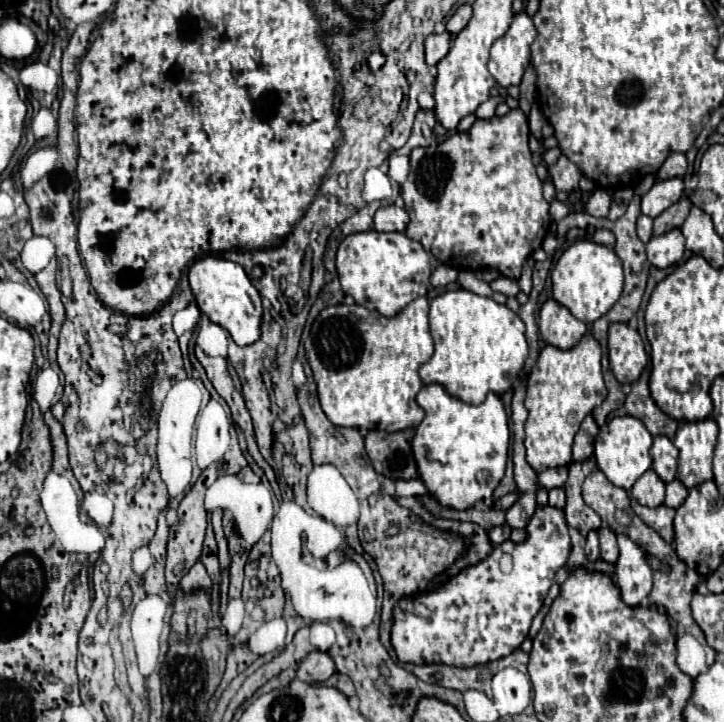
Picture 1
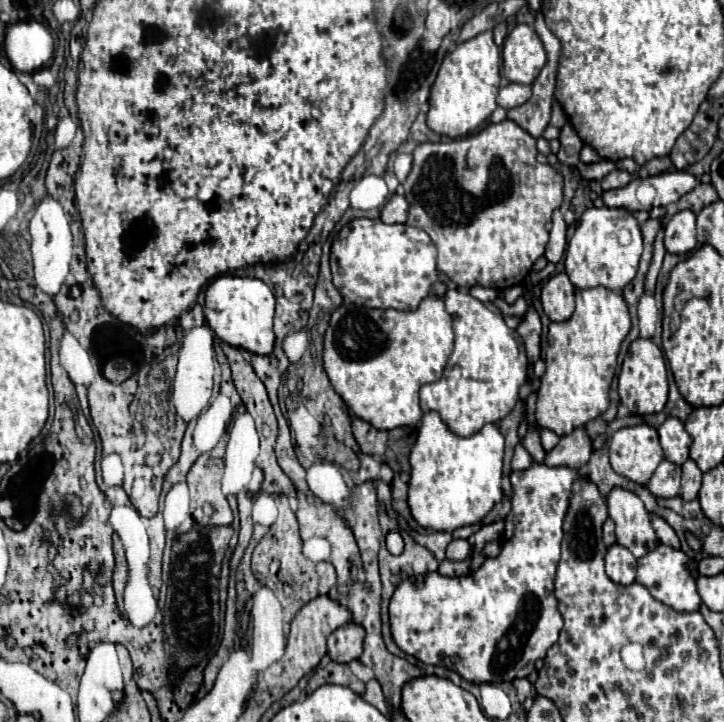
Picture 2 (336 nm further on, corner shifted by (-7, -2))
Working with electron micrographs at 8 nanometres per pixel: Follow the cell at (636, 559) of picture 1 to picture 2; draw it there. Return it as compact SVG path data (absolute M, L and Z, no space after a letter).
M614 488L608 502L608 514L616 524L616 542L628 548L636 558L646 556L658 546L652 528L652 516L646 512L642 500L624 488Z

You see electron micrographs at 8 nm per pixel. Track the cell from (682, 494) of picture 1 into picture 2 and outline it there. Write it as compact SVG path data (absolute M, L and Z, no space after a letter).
M686 460L682 464L682 490L680 490L680 496L684 500L694 500L698 496L700 484L702 484L700 468L694 464L694 460Z

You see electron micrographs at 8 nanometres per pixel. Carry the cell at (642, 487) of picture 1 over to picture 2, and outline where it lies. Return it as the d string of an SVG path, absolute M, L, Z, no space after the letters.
M662 460L646 488L656 498L676 498L680 494L680 466Z

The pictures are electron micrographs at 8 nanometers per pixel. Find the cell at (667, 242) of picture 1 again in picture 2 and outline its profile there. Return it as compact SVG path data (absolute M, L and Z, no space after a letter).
M676 212L664 226L664 246L670 254L688 254L696 246L696 216Z

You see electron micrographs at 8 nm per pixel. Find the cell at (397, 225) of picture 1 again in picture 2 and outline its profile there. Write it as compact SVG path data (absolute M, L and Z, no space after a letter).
M394 194L380 212L380 220L384 224L402 224L408 220L408 202L404 196Z

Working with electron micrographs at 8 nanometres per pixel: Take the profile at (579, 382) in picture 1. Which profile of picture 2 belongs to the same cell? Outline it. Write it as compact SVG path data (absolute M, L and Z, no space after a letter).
M606 288L576 290L576 310L566 322L552 322L546 348L546 374L540 380L536 400L536 424L558 436L598 418L608 410L608 390L618 366L620 344L630 332L630 316L622 294Z

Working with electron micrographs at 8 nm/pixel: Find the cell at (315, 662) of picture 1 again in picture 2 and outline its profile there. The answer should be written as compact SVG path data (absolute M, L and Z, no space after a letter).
M352 622L334 630L328 638L330 660L340 662L340 664L348 664L352 660L358 660L362 654L362 640L364 640L362 628L358 628Z

